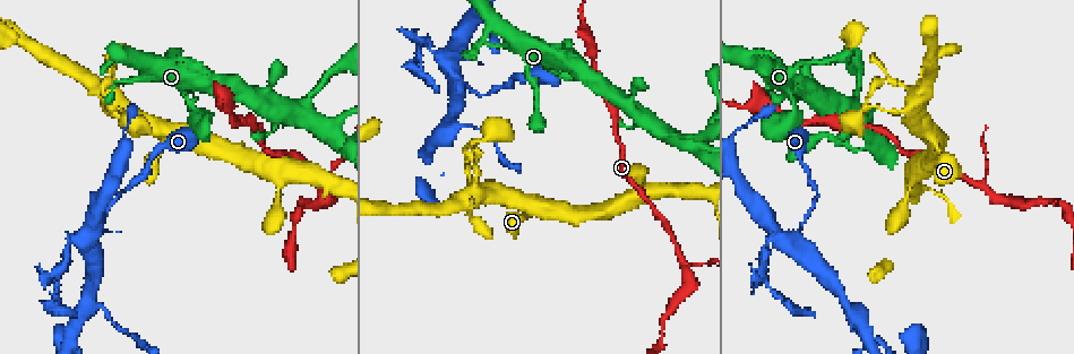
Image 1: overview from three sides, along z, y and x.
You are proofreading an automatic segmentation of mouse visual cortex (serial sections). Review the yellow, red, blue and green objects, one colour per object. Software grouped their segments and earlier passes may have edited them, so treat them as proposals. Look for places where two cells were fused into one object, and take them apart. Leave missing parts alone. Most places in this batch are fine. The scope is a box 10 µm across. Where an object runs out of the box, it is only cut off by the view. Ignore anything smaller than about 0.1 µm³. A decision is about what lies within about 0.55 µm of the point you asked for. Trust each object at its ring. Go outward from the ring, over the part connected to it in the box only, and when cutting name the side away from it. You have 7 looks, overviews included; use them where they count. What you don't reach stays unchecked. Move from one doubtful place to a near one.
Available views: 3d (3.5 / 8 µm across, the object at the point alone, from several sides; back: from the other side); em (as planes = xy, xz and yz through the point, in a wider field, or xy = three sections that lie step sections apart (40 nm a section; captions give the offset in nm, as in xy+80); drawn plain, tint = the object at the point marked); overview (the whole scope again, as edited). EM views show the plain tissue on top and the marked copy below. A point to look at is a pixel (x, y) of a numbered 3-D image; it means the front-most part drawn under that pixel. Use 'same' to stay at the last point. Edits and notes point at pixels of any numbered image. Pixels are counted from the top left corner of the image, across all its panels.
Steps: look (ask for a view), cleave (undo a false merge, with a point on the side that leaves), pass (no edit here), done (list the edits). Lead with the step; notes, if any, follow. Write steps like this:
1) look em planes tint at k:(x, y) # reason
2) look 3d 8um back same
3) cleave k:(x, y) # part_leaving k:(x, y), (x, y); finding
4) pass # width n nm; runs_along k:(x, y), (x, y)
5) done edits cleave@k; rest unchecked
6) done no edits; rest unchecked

look 3d 3.5um at 1:(562, 72) # sharp bend

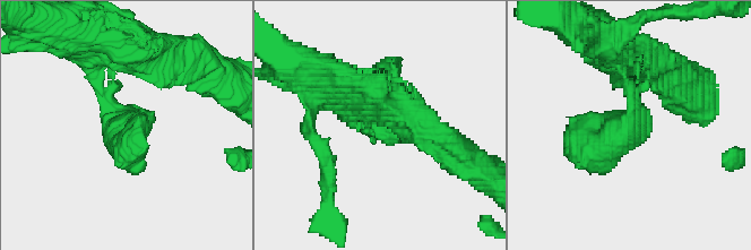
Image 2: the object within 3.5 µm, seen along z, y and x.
look em xy step 2 tint at 2:(631, 117) # need the tissue

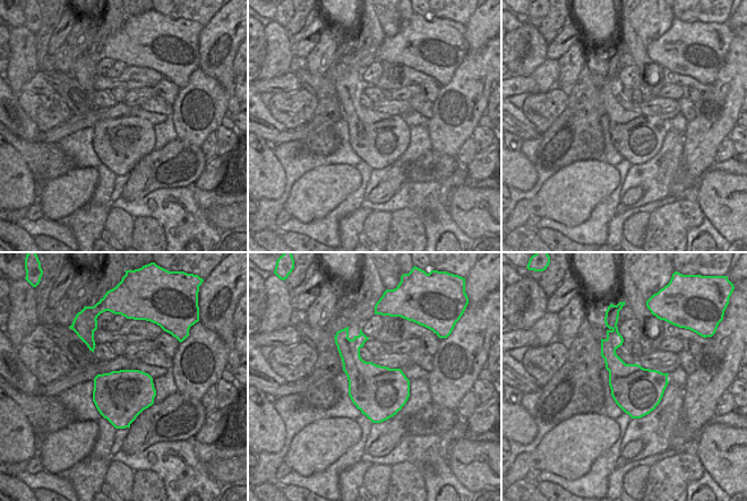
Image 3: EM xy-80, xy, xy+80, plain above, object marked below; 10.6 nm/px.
pass # width 550 nm; runs_along 2:(95, 57), (122, 144), (137, 134); all the same cell

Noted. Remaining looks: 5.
look 3d 3.5um at 1:(85, 237) # arms part here

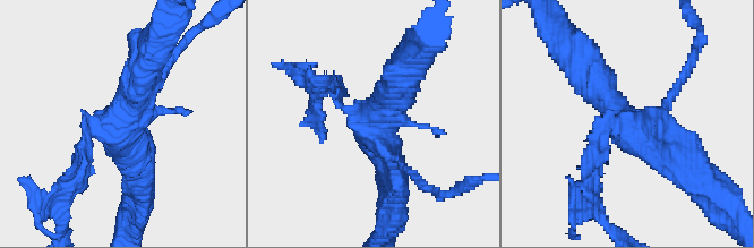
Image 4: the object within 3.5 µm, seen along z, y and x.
look em xy step 3 tint at 4:(122, 124) # shape alone is not enough

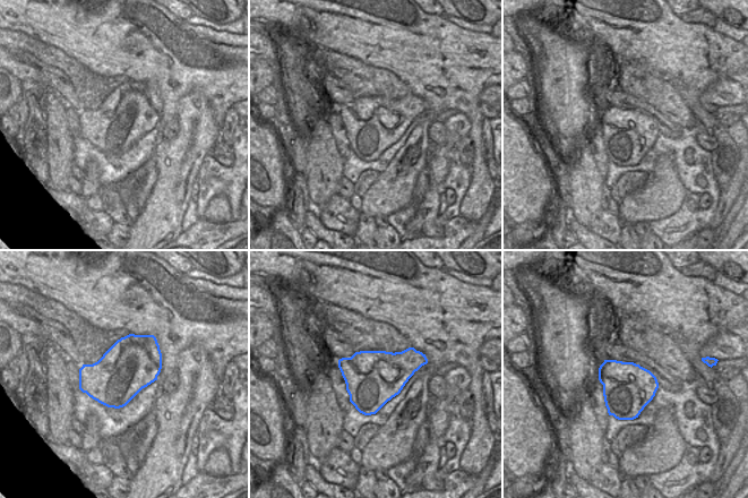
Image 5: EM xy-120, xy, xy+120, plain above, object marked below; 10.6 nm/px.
pass # width 600 nm; runs_along 4:(671, 97), (636, 133), (587, 63); continuous, no second cell

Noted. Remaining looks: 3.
look 3d 3.5um at 1:(844, 301)

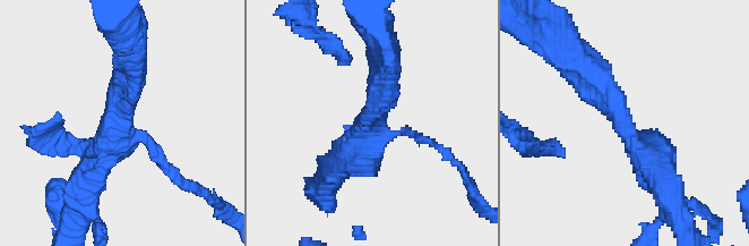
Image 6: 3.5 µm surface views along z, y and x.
look em xy step 5 tint at 6:(121, 131) # arms 3; arm_widths 150, 400, 450 nm

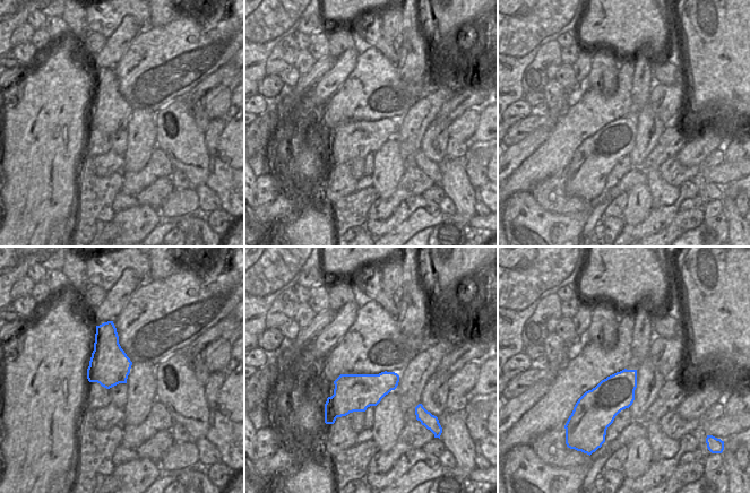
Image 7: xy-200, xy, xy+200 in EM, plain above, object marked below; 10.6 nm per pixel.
pass # runs_along 6:(591, 70), (665, 186); one cell here

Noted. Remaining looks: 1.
done no edits; rest unchecked

